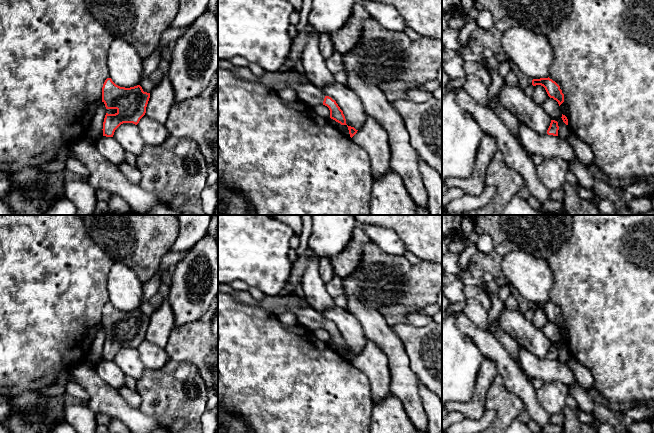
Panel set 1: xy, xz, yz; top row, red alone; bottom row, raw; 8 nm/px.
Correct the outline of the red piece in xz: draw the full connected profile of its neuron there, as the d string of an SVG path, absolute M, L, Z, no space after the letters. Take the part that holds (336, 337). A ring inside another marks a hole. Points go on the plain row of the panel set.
M219 284L218 293L226 293L244 304L263 307L274 315L278 315L283 311L291 311L296 317L296 323L310 329L312 332L321 328L327 330L330 334L331 343L341 349L347 349L343 335L336 325L329 320L325 320L321 313L315 311L308 303L304 303L295 294L285 297L267 296L264 300L257 301L248 291L235 291L230 284Z

